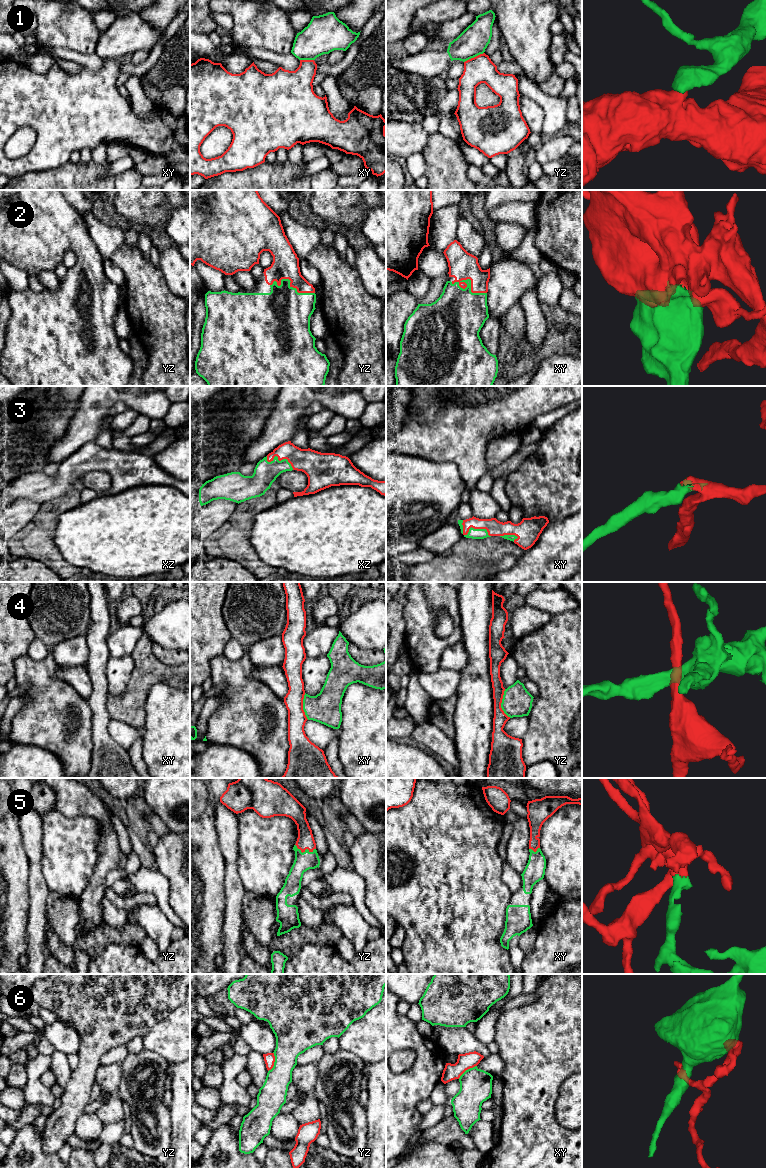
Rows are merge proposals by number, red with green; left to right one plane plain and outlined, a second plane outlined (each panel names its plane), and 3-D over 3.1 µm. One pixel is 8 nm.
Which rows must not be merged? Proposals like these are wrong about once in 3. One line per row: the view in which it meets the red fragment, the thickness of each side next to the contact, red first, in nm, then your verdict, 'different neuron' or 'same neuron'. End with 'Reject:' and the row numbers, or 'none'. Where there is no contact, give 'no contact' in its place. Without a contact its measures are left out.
1: contact in yz; calibres 220 and 240 nm; different neuron
2: contact in xy; calibres 220 and 400 nm; same neuron
3: contact in xy; calibres 130 and 80 nm; same neuron
4: contact in yz; calibres 110 and 240 nm; different neuron
5: contact in yz; calibres 140 and 150 nm; same neuron
6: contact in yz; calibres 90 and 280 nm; different neuron
Reject: 1, 4, 6

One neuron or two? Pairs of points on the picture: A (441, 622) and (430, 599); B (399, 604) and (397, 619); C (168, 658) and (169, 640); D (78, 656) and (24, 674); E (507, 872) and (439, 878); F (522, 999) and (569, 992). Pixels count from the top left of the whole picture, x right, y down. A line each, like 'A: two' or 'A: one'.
A: two
B: one
C: two
D: two
E: two
F: two

